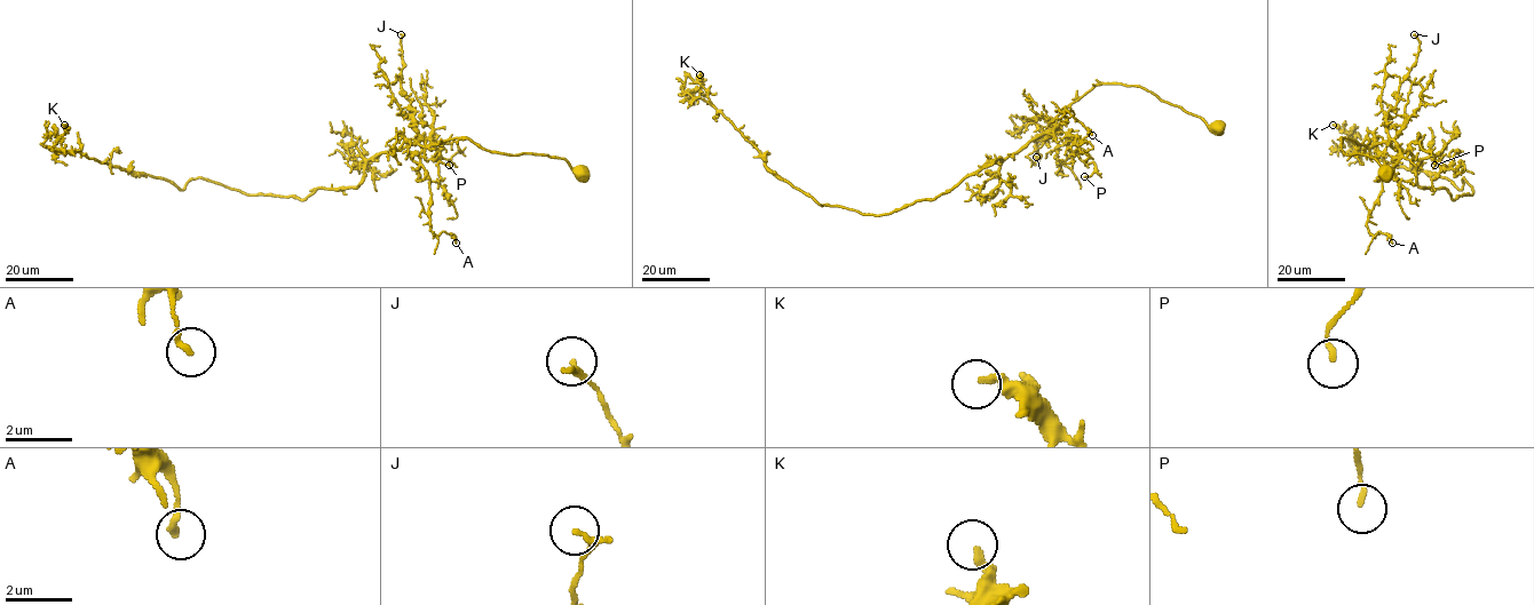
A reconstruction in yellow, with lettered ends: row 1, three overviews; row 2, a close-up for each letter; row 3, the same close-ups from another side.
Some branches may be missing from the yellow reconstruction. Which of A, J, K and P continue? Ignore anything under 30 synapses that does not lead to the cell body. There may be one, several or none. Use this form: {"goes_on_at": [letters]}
{"goes_on_at": []}

